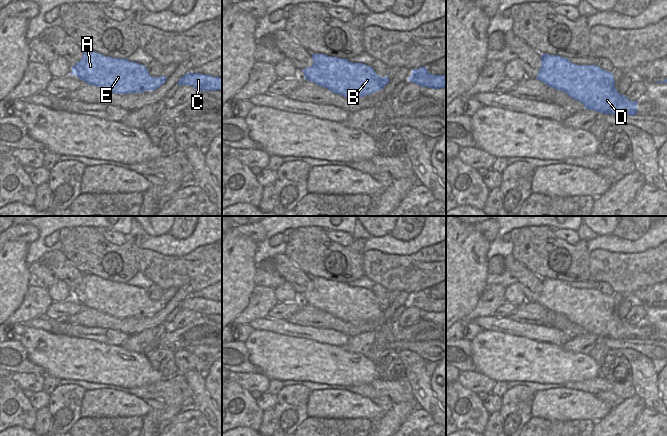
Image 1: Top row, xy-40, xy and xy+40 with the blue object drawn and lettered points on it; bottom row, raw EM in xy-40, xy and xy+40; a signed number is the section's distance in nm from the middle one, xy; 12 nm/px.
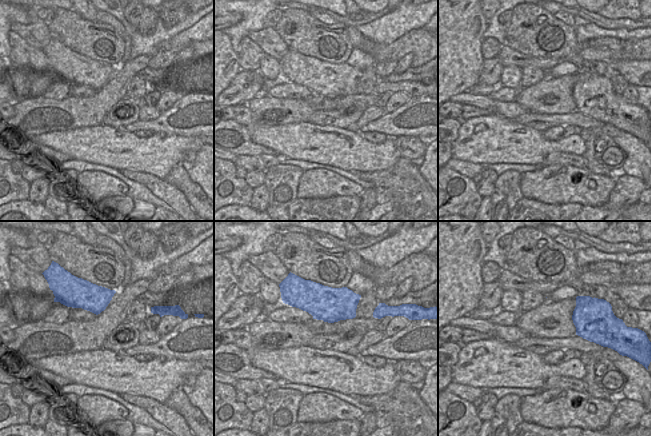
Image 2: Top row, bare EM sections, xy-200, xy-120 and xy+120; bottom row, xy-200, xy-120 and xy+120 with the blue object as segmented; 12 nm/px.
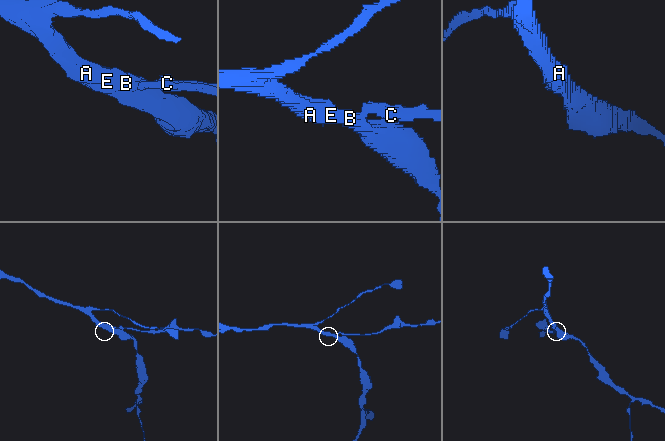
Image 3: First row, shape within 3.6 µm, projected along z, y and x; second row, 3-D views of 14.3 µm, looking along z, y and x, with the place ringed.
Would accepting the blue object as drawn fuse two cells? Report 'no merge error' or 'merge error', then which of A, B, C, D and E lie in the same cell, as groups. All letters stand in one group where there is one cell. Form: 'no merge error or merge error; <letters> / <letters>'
merge error; A B D E / C

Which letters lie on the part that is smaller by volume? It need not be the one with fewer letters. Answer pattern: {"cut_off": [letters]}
{"cut_off": ["C"]}

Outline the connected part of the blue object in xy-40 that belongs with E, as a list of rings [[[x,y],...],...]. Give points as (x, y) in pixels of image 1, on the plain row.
[[[83,274],[80,285],[71,291],[71,299],[115,318],[154,315],[160,305],[160,301],[151,300],[144,289],[90,274]]]

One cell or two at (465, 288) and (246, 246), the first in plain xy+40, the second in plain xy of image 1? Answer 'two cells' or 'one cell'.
one cell

